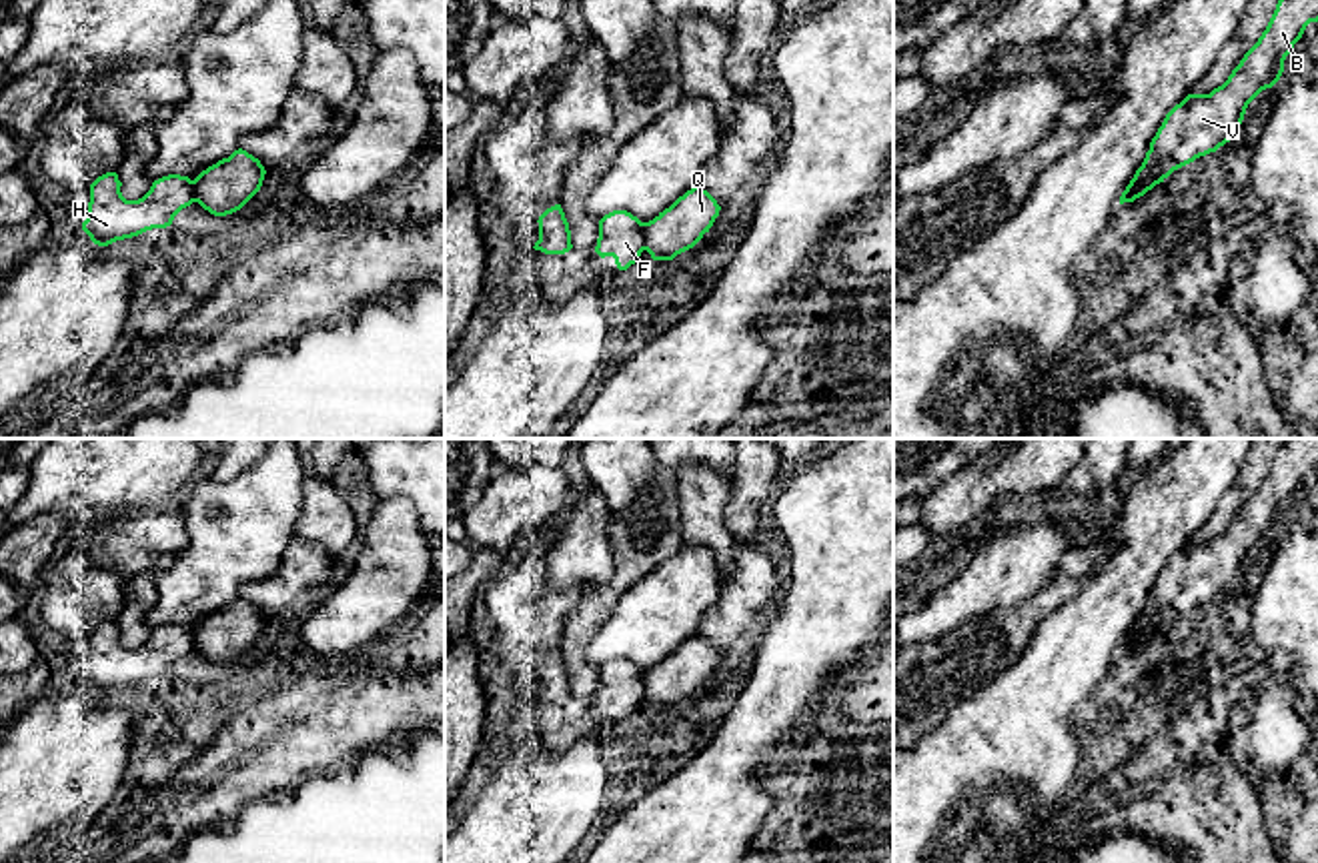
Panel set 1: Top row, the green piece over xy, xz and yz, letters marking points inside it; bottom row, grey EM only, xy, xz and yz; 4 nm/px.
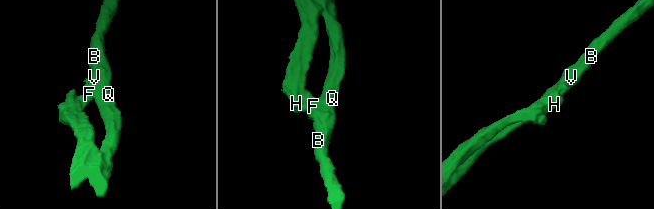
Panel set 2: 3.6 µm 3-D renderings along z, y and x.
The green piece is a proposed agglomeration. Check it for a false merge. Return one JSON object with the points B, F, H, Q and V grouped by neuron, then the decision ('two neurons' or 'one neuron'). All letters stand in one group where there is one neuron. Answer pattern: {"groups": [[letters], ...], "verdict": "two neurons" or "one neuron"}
{"groups": [["B", "Q", "V"], ["F", "H"]], "verdict": "two neurons"}

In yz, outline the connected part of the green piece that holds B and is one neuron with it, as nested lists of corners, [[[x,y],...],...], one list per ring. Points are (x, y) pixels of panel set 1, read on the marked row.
[[[1278,0],[1266,30],[1228,80],[1210,94],[1188,94],[1166,114],[1130,192],[1138,196],[1146,184],[1230,142],[1248,104],[1280,80],[1286,56],[1310,22],[1318,22],[1318,0]]]

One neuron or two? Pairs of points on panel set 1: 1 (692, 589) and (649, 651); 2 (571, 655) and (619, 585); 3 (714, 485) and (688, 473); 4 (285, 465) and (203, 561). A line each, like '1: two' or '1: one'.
1: one
2: one
3: one
4: one

